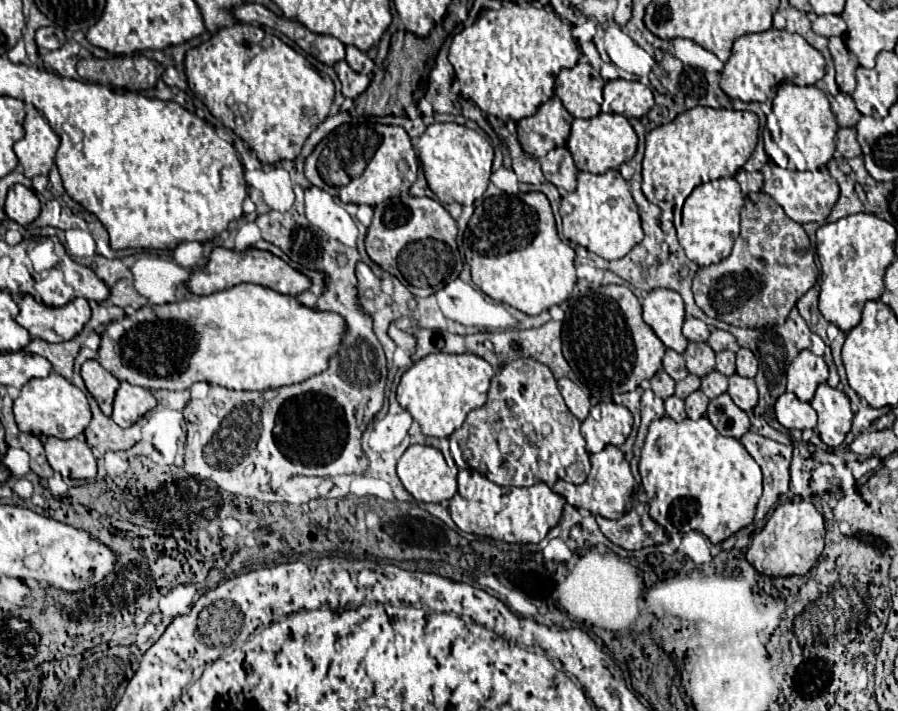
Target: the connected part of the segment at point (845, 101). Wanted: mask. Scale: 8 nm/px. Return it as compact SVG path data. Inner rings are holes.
M838 92L836 96L830 96L830 104L832 104L832 112L838 120L838 126L856 126L860 120L860 112L852 100L850 94L846 92Z

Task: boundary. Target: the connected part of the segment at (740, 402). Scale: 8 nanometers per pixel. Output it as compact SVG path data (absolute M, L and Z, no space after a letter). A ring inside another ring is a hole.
M738 374L730 376L730 386L728 386L728 394L734 400L734 404L738 408L742 408L744 412L752 410L758 404L758 390L752 378L744 378Z

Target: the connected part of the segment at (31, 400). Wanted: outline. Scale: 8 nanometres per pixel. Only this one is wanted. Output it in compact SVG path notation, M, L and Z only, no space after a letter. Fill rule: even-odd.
M50 372L50 376L46 378L34 378L22 386L20 396L14 400L14 416L22 432L34 436L56 436L62 440L82 434L92 418L84 392L56 372Z

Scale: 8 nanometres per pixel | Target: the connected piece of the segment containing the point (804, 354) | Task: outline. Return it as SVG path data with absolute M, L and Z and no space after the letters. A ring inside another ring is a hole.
M802 350L788 366L786 378L786 391L794 392L802 402L810 402L816 388L828 380L828 366L822 356Z

